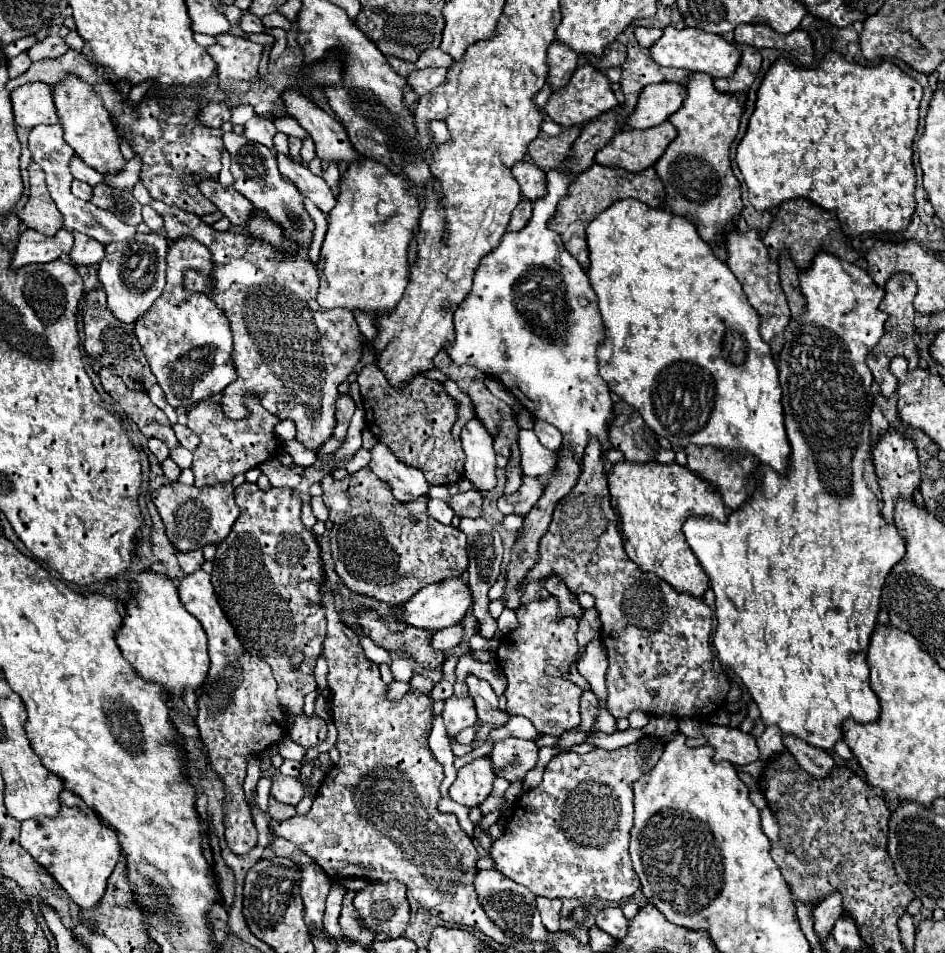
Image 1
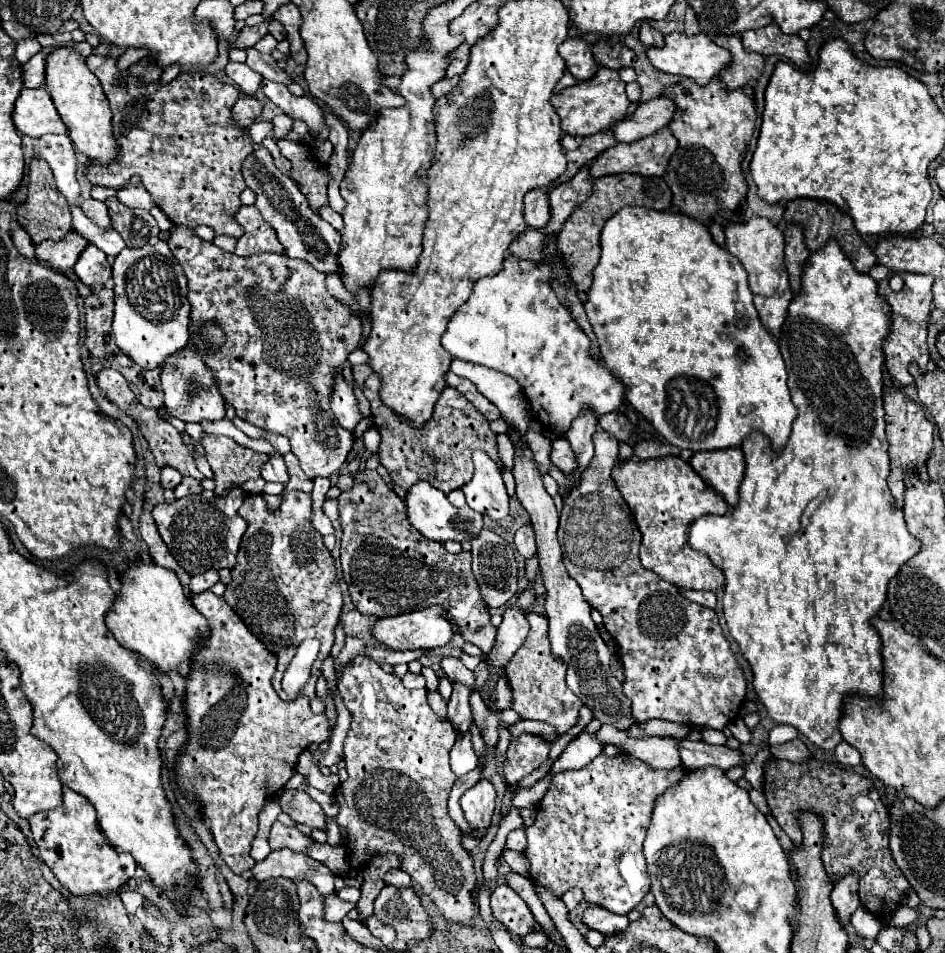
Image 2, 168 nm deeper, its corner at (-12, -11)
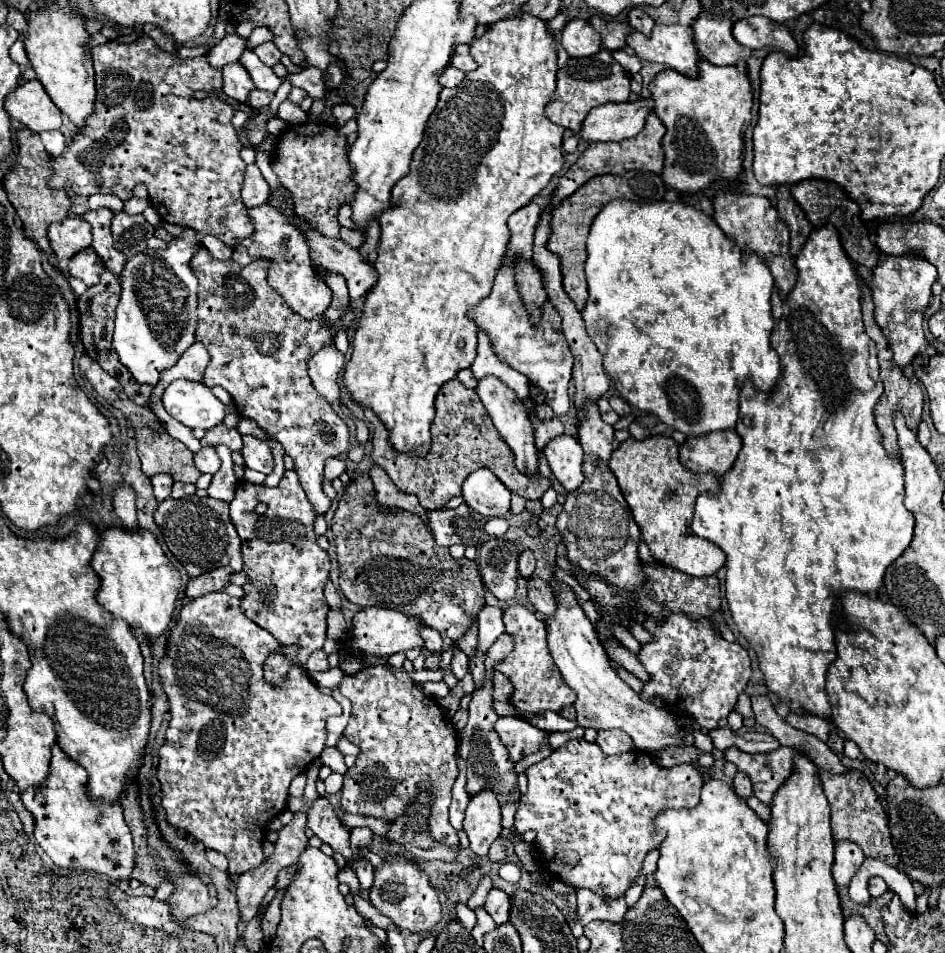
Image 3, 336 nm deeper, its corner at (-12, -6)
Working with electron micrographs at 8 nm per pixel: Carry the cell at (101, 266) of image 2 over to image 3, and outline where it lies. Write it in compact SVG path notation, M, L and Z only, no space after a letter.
M90 247L84 249L84 251L78 251L70 263L68 263L68 271L72 277L76 279L82 279L88 287L96 285L102 271L104 271L104 263L100 263L100 257L96 255L96 251L92 251Z

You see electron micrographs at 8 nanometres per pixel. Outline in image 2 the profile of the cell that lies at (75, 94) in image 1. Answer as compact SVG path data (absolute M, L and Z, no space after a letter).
M74 46L58 48L46 56L46 88L62 122L68 128L68 136L74 146L90 160L96 158L100 164L110 164L118 152L116 140L112 136L110 106L98 78L90 72L86 60L76 52Z

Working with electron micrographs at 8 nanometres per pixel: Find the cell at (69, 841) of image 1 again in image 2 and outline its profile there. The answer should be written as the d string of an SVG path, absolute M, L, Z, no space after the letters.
M62 788L62 806L38 812L28 818L34 840L38 844L38 856L52 868L62 886L72 894L104 894L122 888L136 870L136 860L128 852L116 852L108 838L96 824L96 812L84 796L70 788Z

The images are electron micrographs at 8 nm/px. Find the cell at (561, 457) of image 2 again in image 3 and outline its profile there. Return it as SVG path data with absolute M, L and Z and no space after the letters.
M560 435L560 437L552 439L542 451L550 463L552 473L564 485L566 491L574 491L582 485L582 481L584 481L584 473L582 473L584 451L572 435Z

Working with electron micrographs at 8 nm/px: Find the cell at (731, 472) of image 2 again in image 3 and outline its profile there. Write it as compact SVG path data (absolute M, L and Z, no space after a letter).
M734 429L688 437L680 447L680 463L692 473L714 473L718 479L728 473L742 449Z

